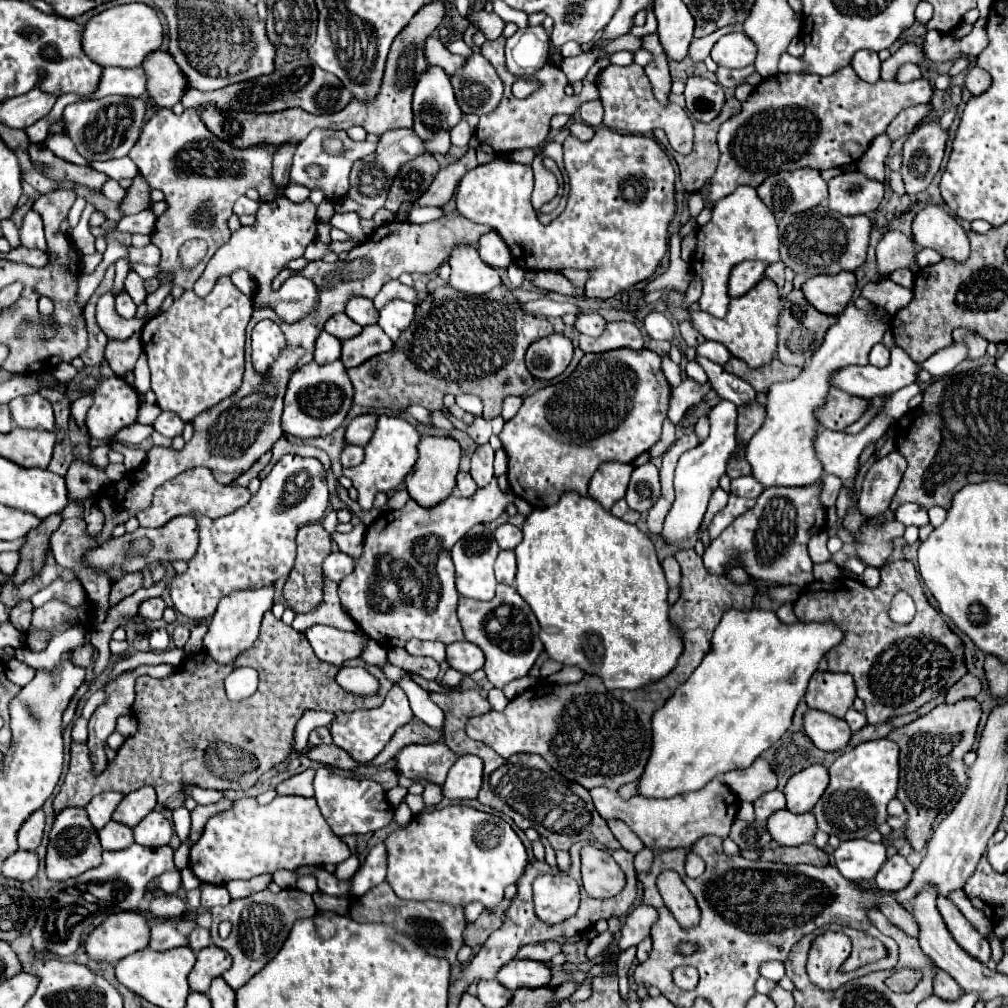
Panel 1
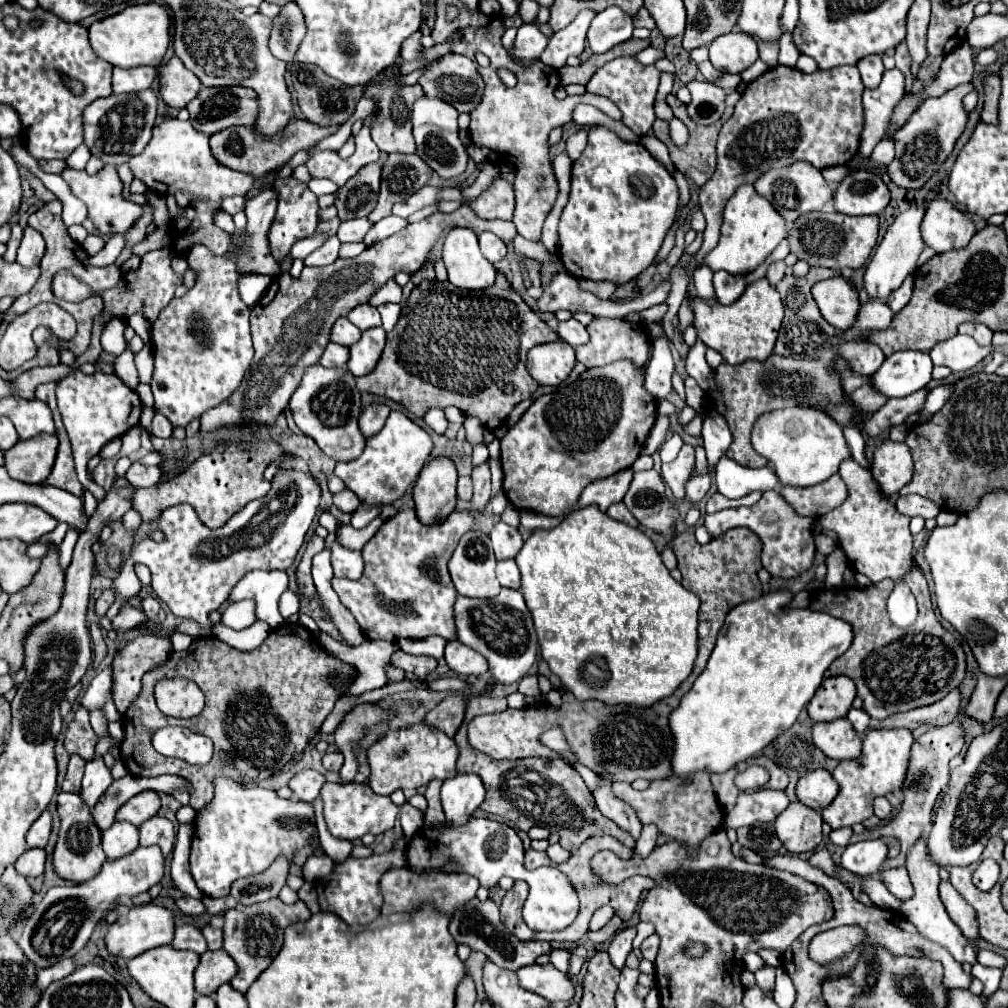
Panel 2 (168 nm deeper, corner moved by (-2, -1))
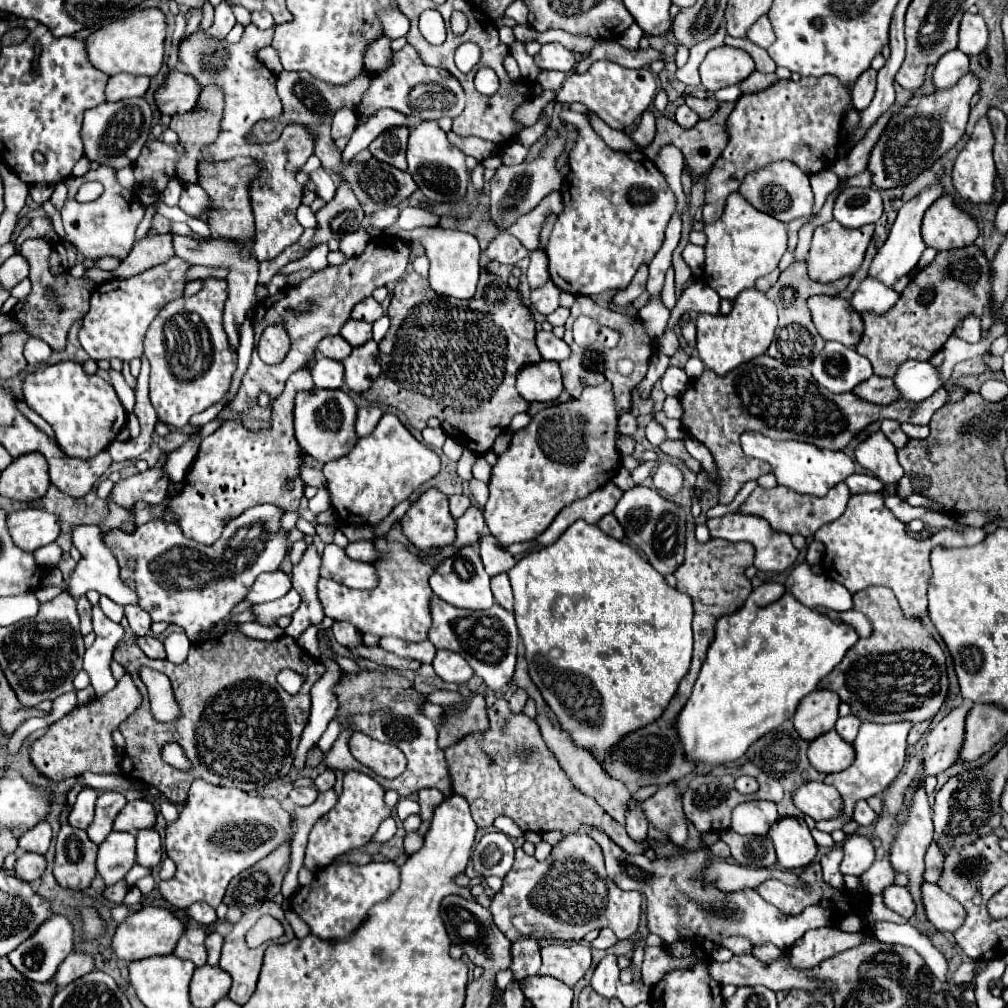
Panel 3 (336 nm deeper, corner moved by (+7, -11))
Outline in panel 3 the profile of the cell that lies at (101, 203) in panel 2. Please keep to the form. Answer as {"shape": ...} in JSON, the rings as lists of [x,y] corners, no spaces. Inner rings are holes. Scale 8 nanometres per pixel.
{"shape":[[[102,165],[98,169],[90,169],[86,175],[68,179],[68,199],[62,207],[62,223],[64,223],[64,239],[72,243],[78,253],[86,259],[102,259],[102,257],[116,257],[118,261],[124,261],[128,253],[132,251],[132,245],[136,241],[136,227],[144,217],[144,207],[136,199],[136,195],[128,189],[124,189],[118,179],[116,171],[108,165]],[[86,181],[100,181],[104,185],[102,197],[98,197],[92,203],[78,203],[74,195]]]}

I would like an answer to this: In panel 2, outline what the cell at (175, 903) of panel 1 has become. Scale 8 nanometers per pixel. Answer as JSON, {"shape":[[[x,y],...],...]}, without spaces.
{"shape":[[[181,897],[175,901],[175,905],[185,913],[185,915],[201,915],[205,911],[203,903],[199,899],[193,899],[193,897]]]}

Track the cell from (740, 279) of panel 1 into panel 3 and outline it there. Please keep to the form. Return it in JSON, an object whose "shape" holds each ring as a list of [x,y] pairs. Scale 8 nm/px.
{"shape":[[[692,281],[680,295],[680,299],[676,301],[667,322],[666,329],[672,328],[677,324],[680,315],[696,311],[696,313],[710,313],[716,315],[720,307],[720,297],[718,293],[714,293],[714,289],[710,289],[704,281]]]}

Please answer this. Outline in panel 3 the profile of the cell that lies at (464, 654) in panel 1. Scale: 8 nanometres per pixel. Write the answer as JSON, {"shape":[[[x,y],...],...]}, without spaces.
{"shape":[[[438,651],[432,661],[432,667],[436,669],[440,679],[450,683],[466,683],[474,675],[468,661],[454,651]]]}

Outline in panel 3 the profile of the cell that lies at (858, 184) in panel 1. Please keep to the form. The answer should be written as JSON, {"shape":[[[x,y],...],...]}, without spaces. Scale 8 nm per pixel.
{"shape":[[[874,187],[844,189],[834,205],[834,219],[848,229],[876,223],[882,215],[882,197]]]}

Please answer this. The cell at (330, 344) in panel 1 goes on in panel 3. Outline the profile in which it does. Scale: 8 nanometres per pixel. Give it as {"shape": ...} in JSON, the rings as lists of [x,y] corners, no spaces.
{"shape":[[[318,355],[312,367],[312,377],[318,389],[342,389],[344,387],[344,365]]]}

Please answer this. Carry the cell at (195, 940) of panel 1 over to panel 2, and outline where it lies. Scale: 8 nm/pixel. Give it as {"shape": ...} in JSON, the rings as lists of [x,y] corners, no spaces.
{"shape":[[[205,925],[201,931],[203,931],[203,937],[207,939],[209,949],[221,949],[221,945],[223,945],[223,931],[221,929],[213,929],[211,925]]]}

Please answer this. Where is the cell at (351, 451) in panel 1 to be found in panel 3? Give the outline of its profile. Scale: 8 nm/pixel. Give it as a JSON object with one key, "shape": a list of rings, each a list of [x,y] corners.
{"shape":[[[312,389],[310,393],[302,391],[296,397],[296,409],[294,409],[294,429],[296,429],[296,441],[300,447],[318,459],[320,463],[344,457],[352,447],[356,437],[354,431],[356,421],[356,405],[350,399],[348,393],[336,389]]]}

